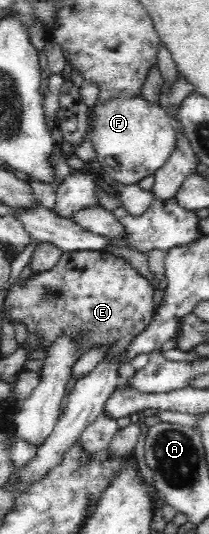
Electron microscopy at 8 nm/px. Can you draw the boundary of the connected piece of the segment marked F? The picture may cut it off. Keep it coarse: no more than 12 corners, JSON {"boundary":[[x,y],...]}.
{"boundary":[[117,98],[92,117],[113,183],[153,176],[175,149],[159,103]]}

